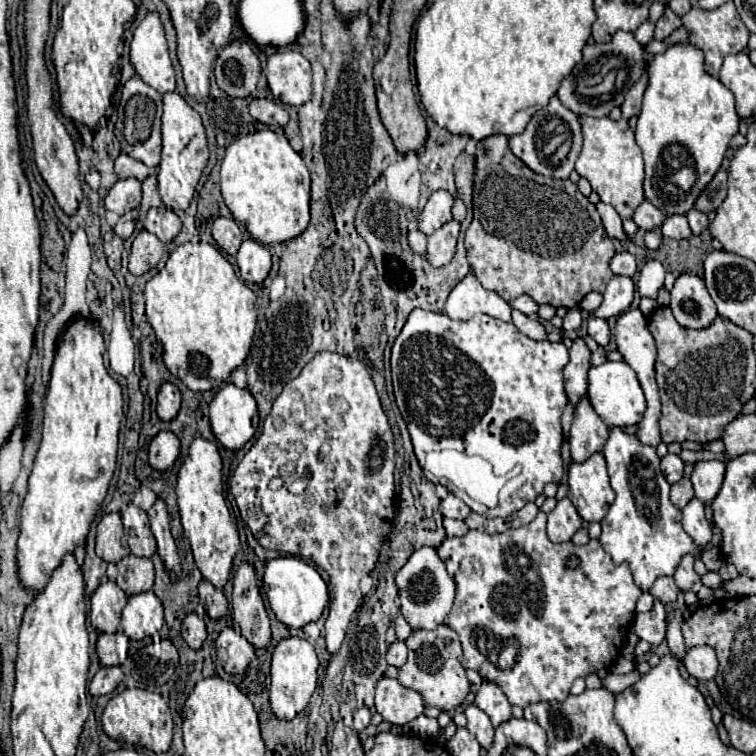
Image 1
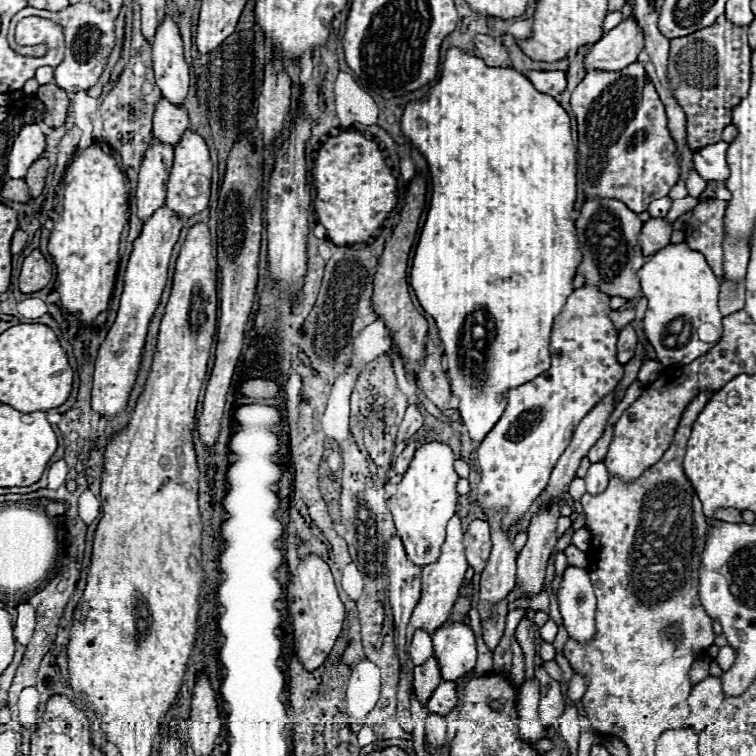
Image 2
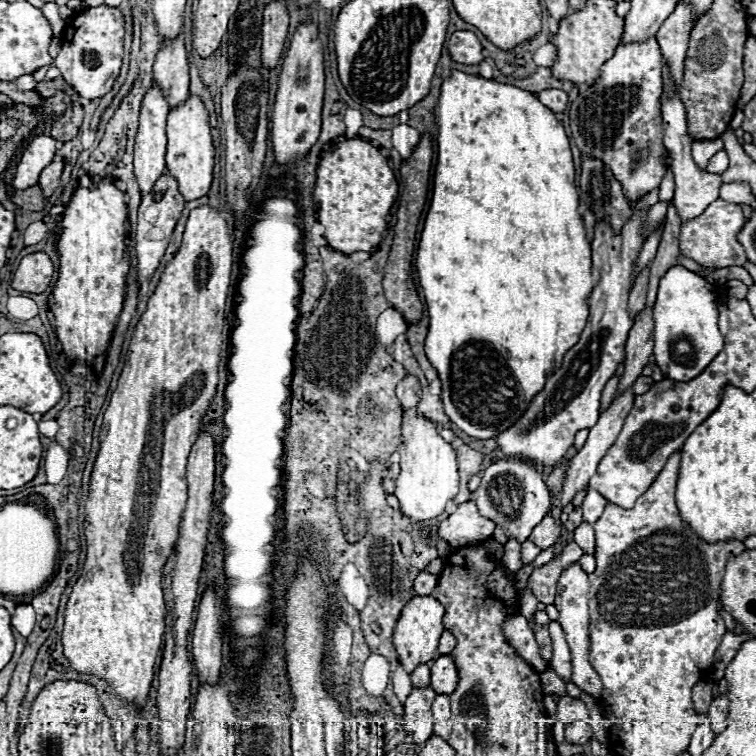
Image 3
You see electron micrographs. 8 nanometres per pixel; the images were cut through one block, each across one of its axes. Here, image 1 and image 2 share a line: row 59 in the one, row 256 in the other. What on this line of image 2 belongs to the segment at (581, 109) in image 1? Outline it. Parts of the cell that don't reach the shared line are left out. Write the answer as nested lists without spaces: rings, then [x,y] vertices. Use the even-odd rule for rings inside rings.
[[[590,198],[584,202],[580,218],[576,220],[582,264],[576,274],[586,278],[586,284],[598,286],[608,296],[634,298],[640,294],[638,270],[646,264],[642,250],[638,248],[638,234],[642,228],[642,220],[636,212],[628,210],[622,202],[614,198]]]

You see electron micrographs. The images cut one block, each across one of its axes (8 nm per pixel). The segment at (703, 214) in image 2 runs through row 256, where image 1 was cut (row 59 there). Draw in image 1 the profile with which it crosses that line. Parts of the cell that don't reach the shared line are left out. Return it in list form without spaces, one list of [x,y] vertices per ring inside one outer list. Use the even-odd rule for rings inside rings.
[[[726,2],[724,6],[720,6],[720,8],[712,10],[712,12],[700,10],[700,8],[692,8],[688,14],[682,16],[682,24],[692,30],[692,36],[688,38],[688,42],[704,50],[706,72],[712,74],[712,76],[718,76],[718,70],[722,66],[722,60],[724,60],[724,54],[742,52],[746,48],[746,44],[748,44],[748,30],[746,30],[742,18],[738,18],[738,10],[736,10],[734,2]]]

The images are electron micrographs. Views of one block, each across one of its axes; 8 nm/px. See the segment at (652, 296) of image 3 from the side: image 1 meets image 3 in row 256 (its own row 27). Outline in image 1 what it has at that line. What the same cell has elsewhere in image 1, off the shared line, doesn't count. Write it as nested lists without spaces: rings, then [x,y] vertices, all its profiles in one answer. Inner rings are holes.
[[[668,6],[662,14],[662,18],[656,22],[656,30],[654,30],[654,38],[656,40],[664,40],[666,36],[670,36],[676,28],[680,28],[682,22],[680,22],[680,16],[676,16]]]

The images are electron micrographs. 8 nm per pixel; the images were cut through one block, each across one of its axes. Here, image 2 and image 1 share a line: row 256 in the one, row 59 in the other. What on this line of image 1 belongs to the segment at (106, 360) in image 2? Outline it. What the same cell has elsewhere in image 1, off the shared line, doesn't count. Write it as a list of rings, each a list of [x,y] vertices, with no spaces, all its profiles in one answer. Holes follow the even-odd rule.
[[[150,12],[134,30],[130,44],[130,62],[136,74],[160,94],[174,92],[176,78],[168,56],[164,28],[158,12]]]

